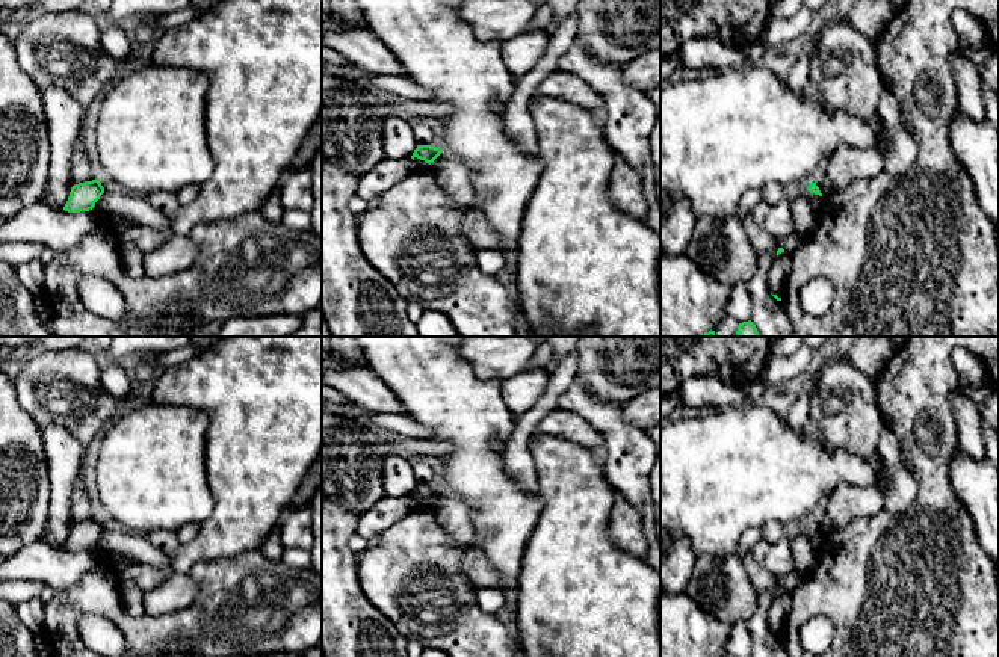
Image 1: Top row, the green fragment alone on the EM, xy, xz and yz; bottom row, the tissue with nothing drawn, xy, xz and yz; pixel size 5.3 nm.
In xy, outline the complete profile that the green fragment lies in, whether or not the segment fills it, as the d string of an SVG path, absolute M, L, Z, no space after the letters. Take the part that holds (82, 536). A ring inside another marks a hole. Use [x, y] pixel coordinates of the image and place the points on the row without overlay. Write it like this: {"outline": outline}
{"outline": "M100 517L74 523L63 548L68 551L89 550L95 545L95 541L103 532L104 526Z"}

